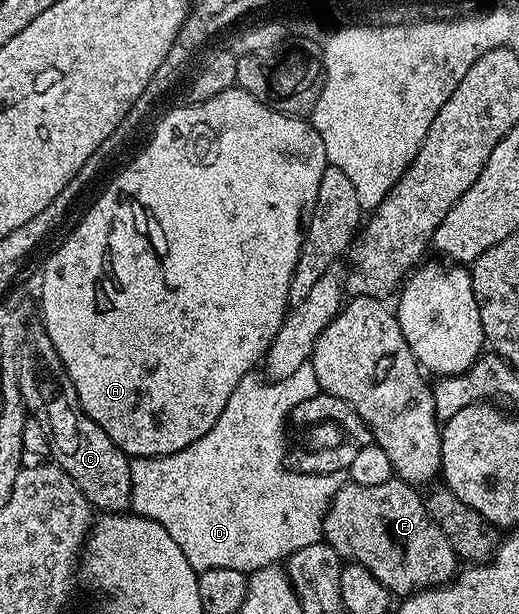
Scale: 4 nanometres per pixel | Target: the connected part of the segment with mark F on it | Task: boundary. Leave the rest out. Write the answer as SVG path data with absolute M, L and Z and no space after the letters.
M392 476L385 480L385 484L369 484L362 486L353 481L348 481L333 496L329 508L323 517L322 541L328 542L337 551L340 559L347 562L359 562L392 595L406 596L417 590L429 590L433 586L441 586L444 582L450 582L457 573L457 559L449 540L445 540L445 532L437 528L437 524L429 516L424 495L416 487L402 482L400 478Z

